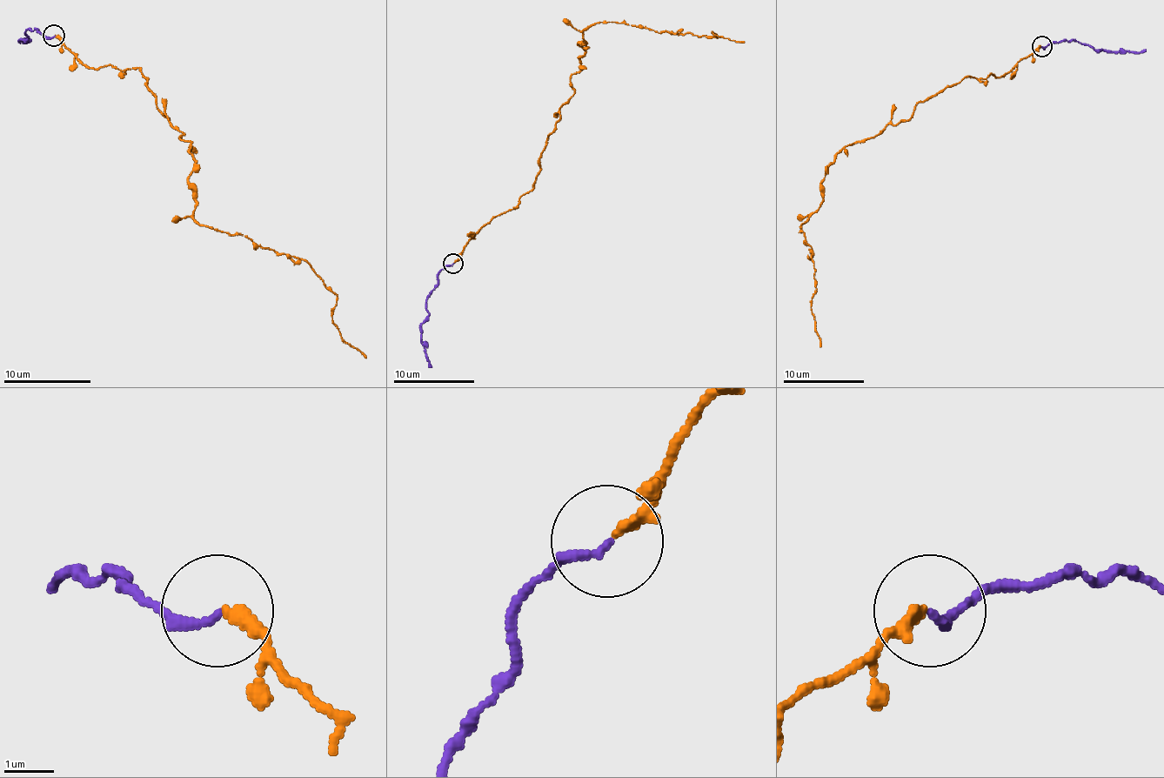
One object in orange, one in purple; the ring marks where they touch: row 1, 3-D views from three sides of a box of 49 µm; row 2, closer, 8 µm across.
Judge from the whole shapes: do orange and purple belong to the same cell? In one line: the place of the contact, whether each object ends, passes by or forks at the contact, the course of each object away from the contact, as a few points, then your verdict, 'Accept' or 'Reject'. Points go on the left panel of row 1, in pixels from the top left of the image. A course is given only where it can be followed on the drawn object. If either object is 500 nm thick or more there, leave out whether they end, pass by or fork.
Place: (54, 36). At the ring orange ends. At the ring purple ends. Course of orange: (55, 35), (91, 68), (148, 78), (192, 144), (194, 218), (301, 258), (366, 358). Course of purple: (55, 35), (45, 37), (39, 30), (26, 30), (28, 37), (19, 42), (30, 39). Accept

